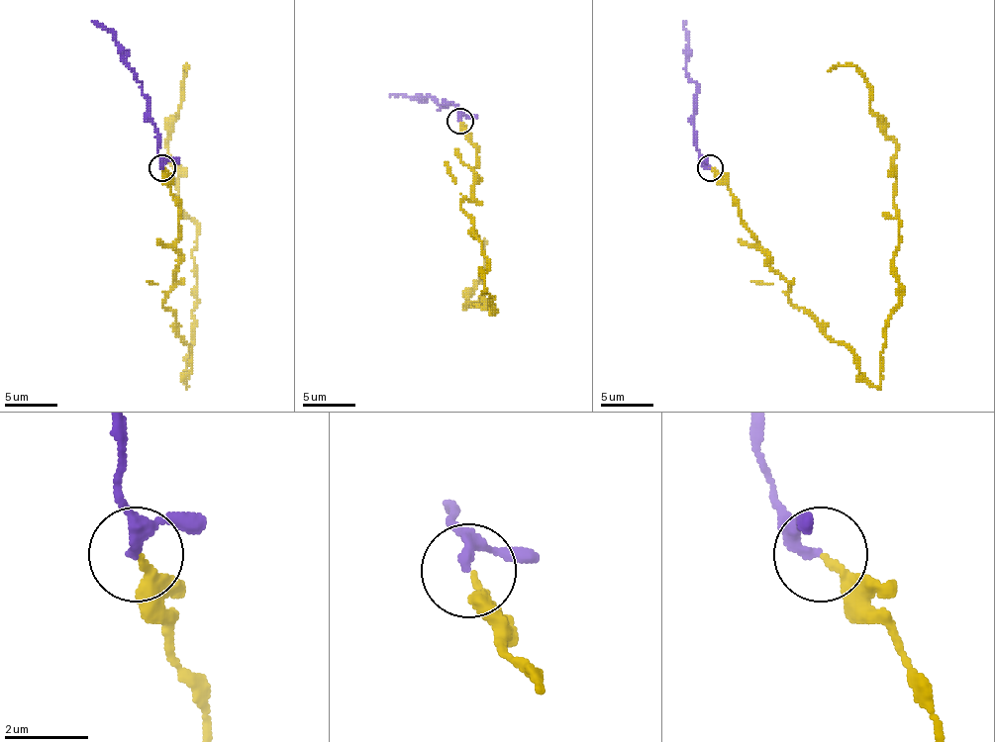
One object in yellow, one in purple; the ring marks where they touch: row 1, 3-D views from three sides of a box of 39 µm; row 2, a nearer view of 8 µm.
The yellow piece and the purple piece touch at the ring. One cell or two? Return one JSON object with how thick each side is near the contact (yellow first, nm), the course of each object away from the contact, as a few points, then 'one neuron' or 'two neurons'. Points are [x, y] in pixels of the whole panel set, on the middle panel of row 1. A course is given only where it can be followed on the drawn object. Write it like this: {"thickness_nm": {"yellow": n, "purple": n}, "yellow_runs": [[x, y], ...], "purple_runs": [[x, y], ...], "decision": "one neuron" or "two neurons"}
{"thickness_nm": {"yellow": 190, "purple": 190}, "yellow_runs": [[460, 120], [476, 149], [474, 197], [460, 205], [490, 262], [482, 291], [495, 310], [466, 307], [484, 238]], "purple_runs": [[460, 120], [455, 105], [440, 107], [429, 97], [411, 99], [403, 94], [390, 97]], "decision": "one neuron"}

